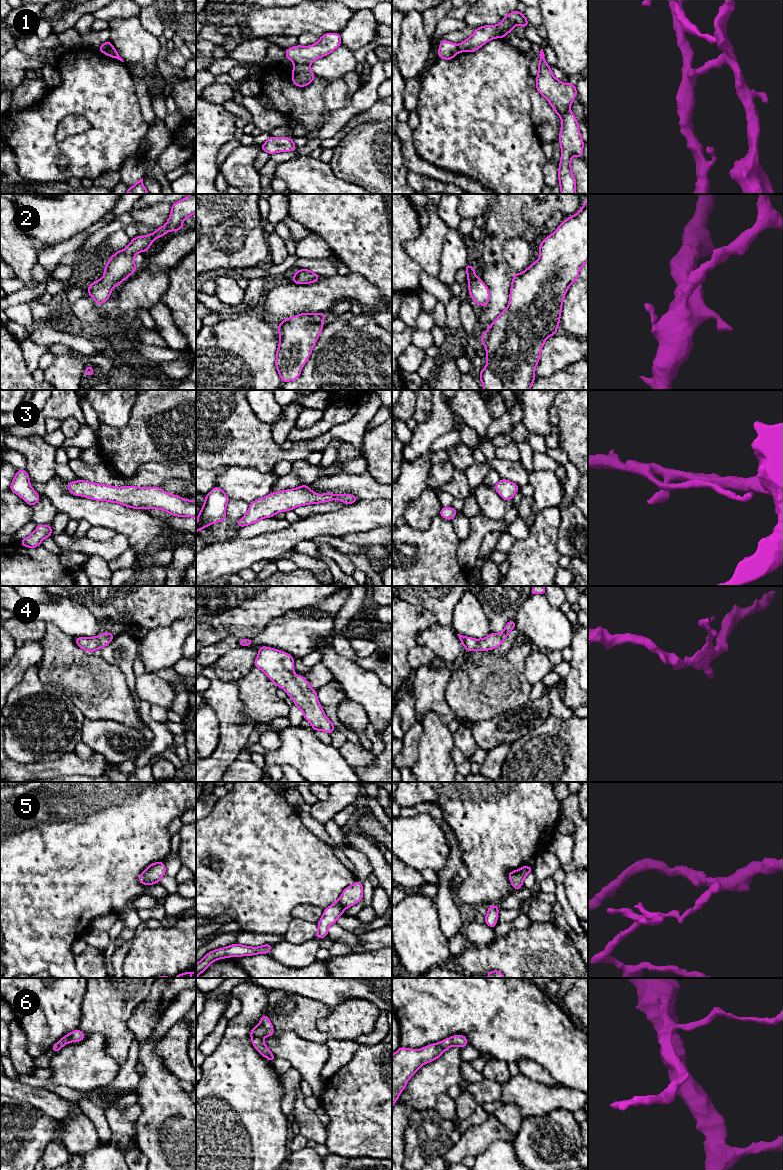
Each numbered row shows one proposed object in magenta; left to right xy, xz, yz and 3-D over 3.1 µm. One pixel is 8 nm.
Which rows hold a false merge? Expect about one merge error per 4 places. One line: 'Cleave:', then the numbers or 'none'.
Cleave: 1, 3, 5

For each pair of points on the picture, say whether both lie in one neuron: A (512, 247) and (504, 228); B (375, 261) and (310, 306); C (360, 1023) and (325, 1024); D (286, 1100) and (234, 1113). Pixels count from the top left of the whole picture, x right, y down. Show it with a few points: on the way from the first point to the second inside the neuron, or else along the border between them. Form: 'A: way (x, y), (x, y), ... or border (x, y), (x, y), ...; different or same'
A: border (531, 243), (508, 238), (505, 261); different
B: border (349, 272), (363, 276), (376, 287); different
C: way (351, 1023), (334, 1024); same
D: border (278, 1078), (282, 1086), (281, 1111), (289, 1119); different

